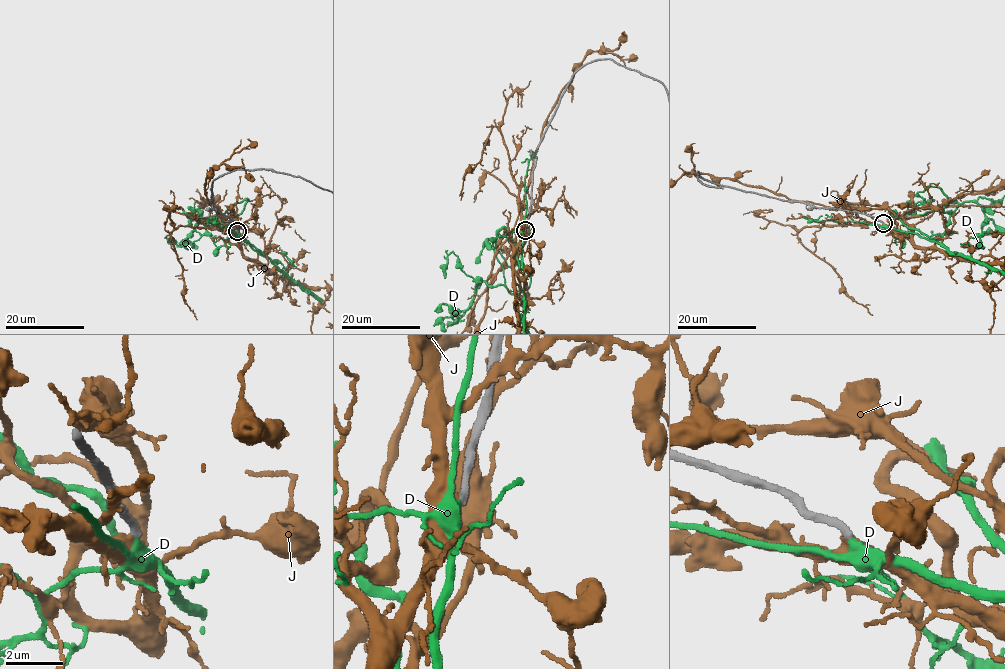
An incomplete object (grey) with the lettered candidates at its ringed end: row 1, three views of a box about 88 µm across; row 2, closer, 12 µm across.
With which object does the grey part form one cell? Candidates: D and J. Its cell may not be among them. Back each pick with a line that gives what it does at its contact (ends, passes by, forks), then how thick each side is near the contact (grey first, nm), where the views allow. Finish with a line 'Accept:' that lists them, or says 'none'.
D: it passes by; calibres 280 and 340 nm
Accept: D

